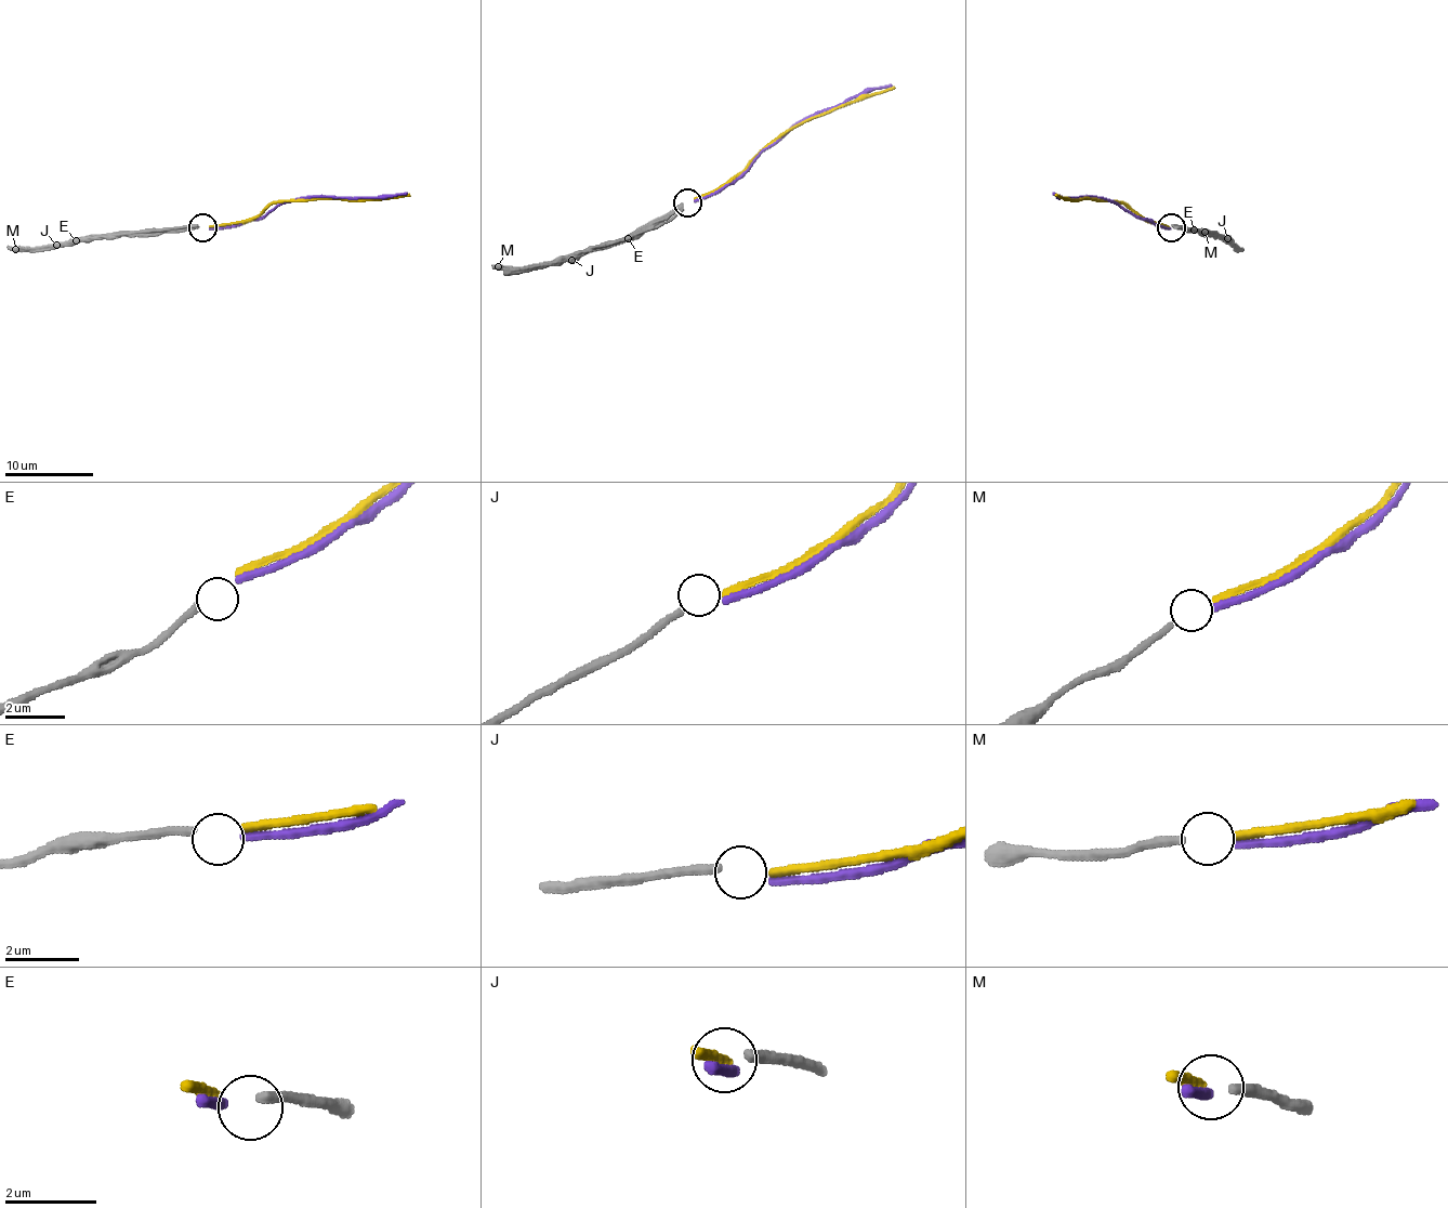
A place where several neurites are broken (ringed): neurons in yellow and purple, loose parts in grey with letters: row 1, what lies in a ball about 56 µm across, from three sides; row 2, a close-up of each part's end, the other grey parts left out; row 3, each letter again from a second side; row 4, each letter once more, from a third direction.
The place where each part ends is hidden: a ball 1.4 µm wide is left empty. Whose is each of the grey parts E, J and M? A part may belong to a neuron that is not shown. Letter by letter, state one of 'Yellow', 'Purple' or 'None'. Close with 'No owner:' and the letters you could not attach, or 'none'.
E: None
J: Yellow
M: Purple
No owner: E

